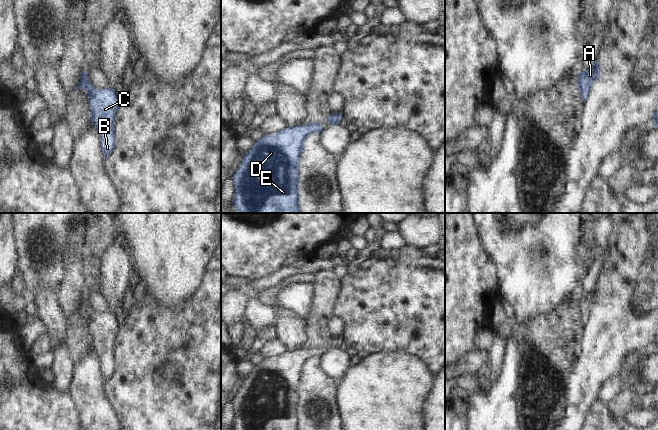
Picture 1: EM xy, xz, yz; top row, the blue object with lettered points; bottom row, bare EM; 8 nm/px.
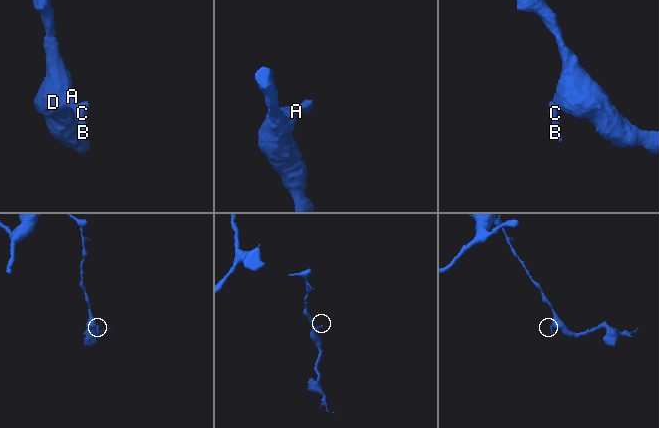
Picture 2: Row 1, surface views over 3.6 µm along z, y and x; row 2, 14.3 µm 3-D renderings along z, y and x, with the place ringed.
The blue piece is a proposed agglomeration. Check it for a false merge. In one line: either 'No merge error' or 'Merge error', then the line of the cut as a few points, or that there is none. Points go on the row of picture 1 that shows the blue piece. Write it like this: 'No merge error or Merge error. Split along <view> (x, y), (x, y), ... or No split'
No merge error. No split.

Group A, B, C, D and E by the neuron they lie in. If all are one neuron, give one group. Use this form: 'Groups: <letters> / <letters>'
Groups: A B C D E.

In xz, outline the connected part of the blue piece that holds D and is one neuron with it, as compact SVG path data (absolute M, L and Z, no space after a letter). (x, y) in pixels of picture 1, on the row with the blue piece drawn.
M310 122L265 135L245 154L233 176L233 204L239 213L302 213L299 204L299 162L305 140L311 133L323 132L320 123Z

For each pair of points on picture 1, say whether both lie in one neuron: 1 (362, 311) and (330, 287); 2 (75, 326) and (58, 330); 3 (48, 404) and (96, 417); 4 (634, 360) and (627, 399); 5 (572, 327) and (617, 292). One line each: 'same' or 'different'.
1: different
2: different
3: different
4: same
5: different

